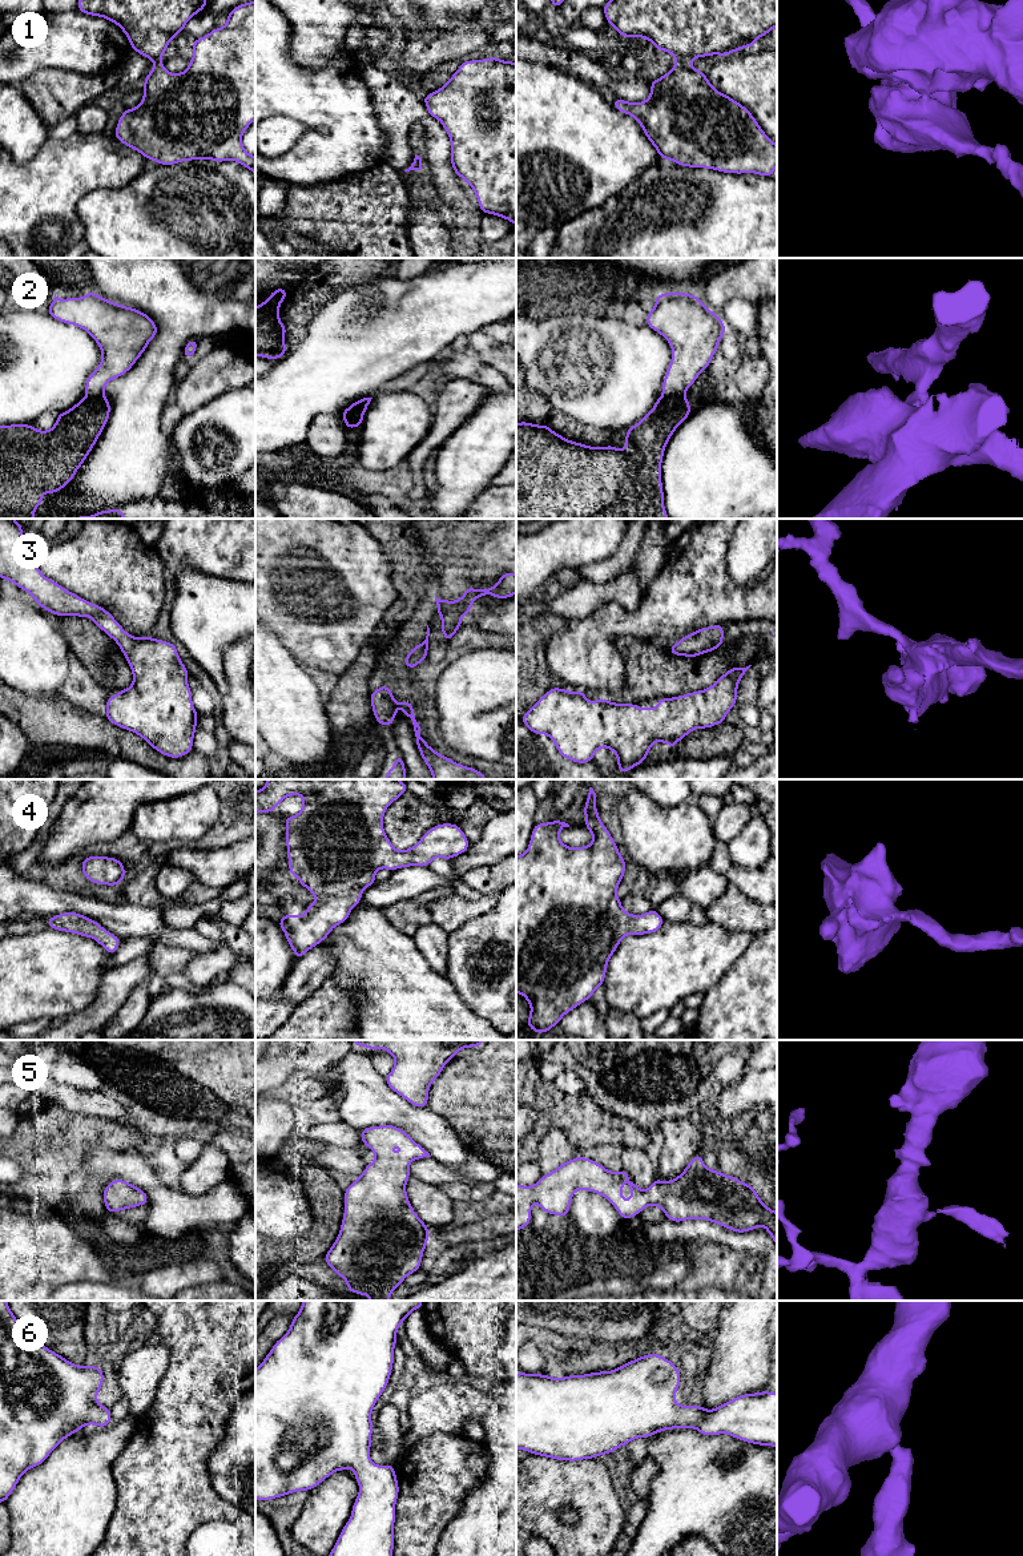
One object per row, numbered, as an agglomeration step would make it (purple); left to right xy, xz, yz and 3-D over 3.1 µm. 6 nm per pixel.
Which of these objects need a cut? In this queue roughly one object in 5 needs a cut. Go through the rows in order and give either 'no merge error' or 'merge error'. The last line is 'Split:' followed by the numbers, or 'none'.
1: merge error
2: merge error
3: no merge error
4: no merge error
5: no merge error
6: no merge error
Split: 1, 2

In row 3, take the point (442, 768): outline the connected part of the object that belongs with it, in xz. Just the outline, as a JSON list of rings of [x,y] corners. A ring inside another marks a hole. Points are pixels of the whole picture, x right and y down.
[[[384,684],[371,692],[370,702],[374,717],[382,726],[392,726],[396,717],[396,708],[402,708],[403,714],[406,714],[412,722],[418,750],[424,763],[430,767],[432,779],[487,779],[482,771],[456,763],[430,747],[428,743],[420,737],[423,726],[416,721],[414,705],[407,700],[398,704],[391,689]]]

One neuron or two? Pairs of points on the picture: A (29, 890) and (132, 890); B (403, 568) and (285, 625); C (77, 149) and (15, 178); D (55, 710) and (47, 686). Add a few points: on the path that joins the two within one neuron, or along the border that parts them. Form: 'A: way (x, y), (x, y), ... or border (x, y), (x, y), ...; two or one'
A: border (128, 902), (158, 910); two
B: border (381, 544), (398, 592), (393, 605); two
C: way (61, 165), (48, 178), (31, 178); one
D: border (19, 690), (27, 694), (56, 696); two

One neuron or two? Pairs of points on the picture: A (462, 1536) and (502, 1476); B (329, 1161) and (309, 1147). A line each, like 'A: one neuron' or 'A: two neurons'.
A: one neuron
B: one neuron

